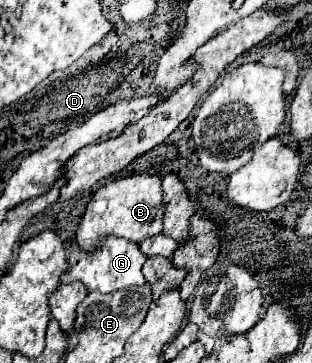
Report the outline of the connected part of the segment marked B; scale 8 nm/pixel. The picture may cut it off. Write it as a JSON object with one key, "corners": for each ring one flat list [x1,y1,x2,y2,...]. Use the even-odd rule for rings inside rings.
{"corners":[[132,174,108,180,102,184,86,206,82,222,76,232,78,246,82,250,92,250,96,240,106,234,114,234,132,242,142,242,162,232,164,200,162,200,162,178,156,174]]}

